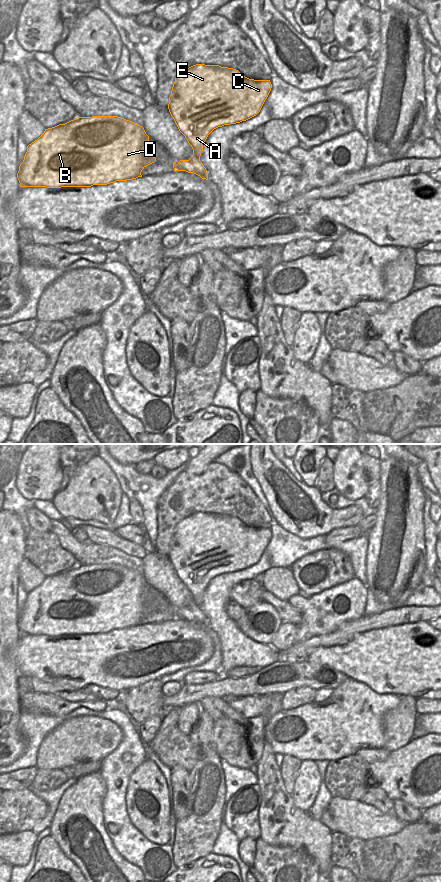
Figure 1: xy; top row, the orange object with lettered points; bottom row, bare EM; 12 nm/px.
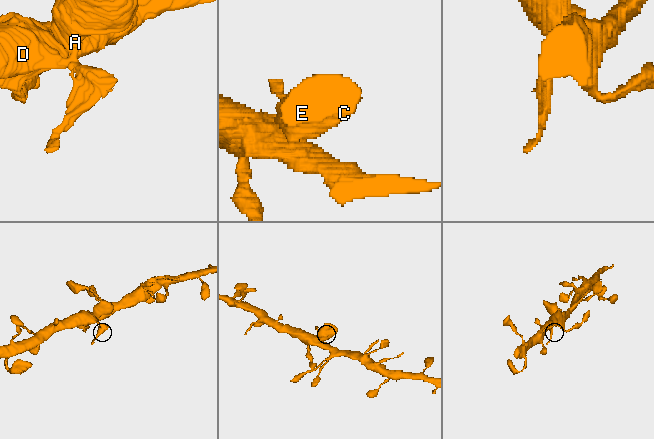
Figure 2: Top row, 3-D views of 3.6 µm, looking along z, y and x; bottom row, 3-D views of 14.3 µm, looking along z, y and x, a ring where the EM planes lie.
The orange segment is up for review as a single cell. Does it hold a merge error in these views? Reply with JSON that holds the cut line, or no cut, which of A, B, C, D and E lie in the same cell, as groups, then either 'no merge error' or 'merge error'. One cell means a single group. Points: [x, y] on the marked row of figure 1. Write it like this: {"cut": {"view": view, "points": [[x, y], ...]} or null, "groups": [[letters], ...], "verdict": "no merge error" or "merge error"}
{"cut": {"view": "xy", "points": [[187, 160], [192, 164], [194, 172]]}, "groups": [["A", "C", "E"], ["B", "D"]], "verdict": "merge error"}

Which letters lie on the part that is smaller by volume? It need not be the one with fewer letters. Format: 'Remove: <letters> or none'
Remove: A, C, E

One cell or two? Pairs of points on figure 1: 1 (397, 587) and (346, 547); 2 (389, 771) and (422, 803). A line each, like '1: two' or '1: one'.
1: two
2: one

